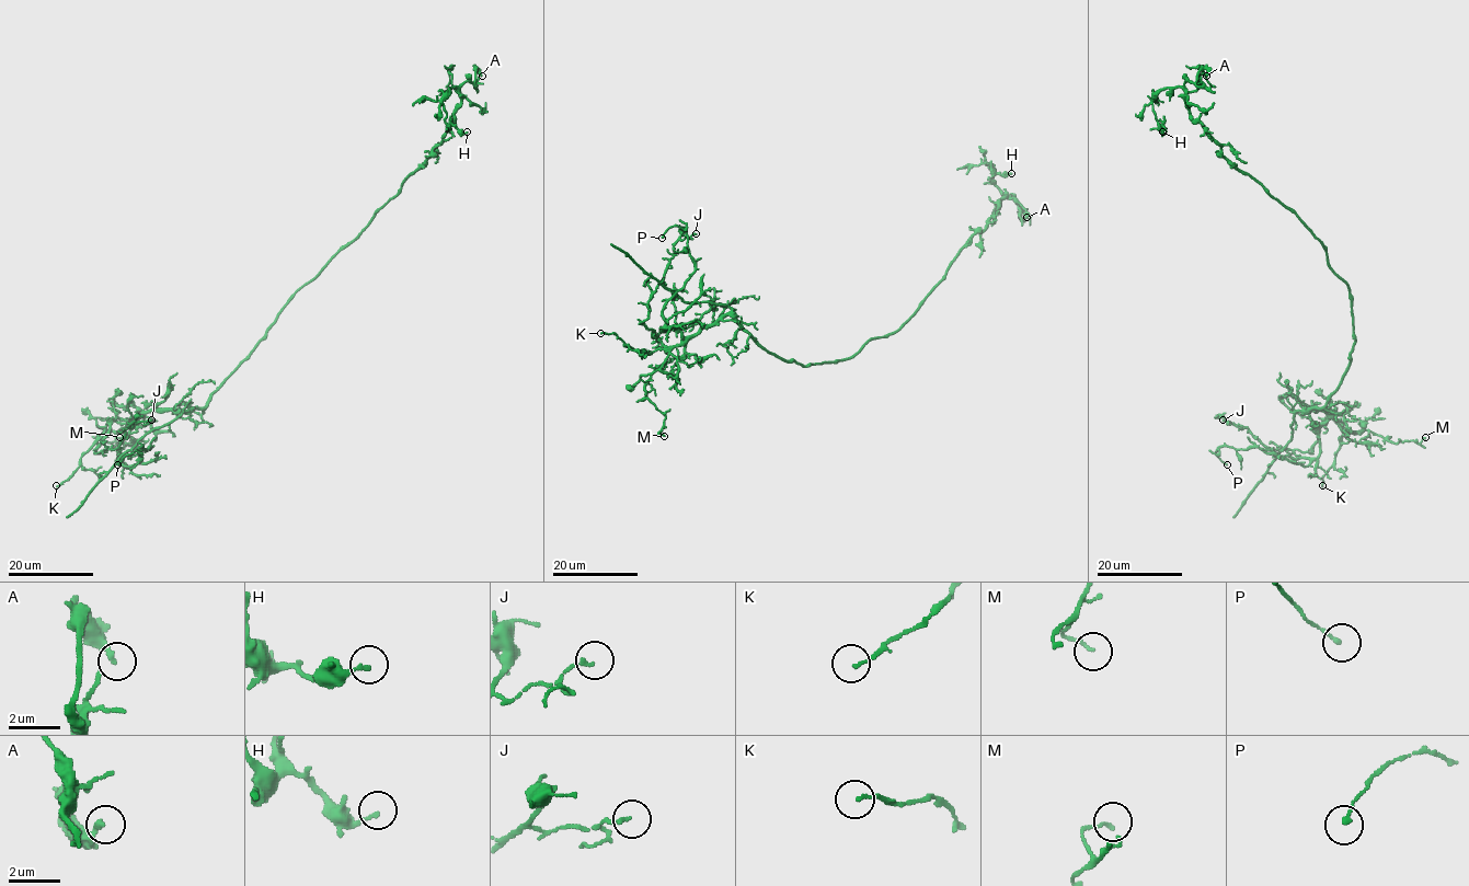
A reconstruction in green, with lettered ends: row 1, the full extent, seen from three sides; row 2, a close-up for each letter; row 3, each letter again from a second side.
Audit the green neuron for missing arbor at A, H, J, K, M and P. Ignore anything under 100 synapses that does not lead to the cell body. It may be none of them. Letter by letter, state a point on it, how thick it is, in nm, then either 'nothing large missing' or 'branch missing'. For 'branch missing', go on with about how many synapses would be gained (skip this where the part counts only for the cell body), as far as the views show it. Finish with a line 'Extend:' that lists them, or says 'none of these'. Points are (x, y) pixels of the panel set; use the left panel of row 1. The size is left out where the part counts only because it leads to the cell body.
A: at (482, 76); 200 nm thick; nothing large missing
H: at (467, 131); 150 nm thick; nothing large missing
J: at (151, 420); 110 nm thick; nothing large missing
K: at (56, 485); 110 nm thick; nothing large missing
M: at (119, 437); 110 nm thick; nothing large missing
P: at (117, 464); 150 nm thick; nothing large missing
Extend: none of these

